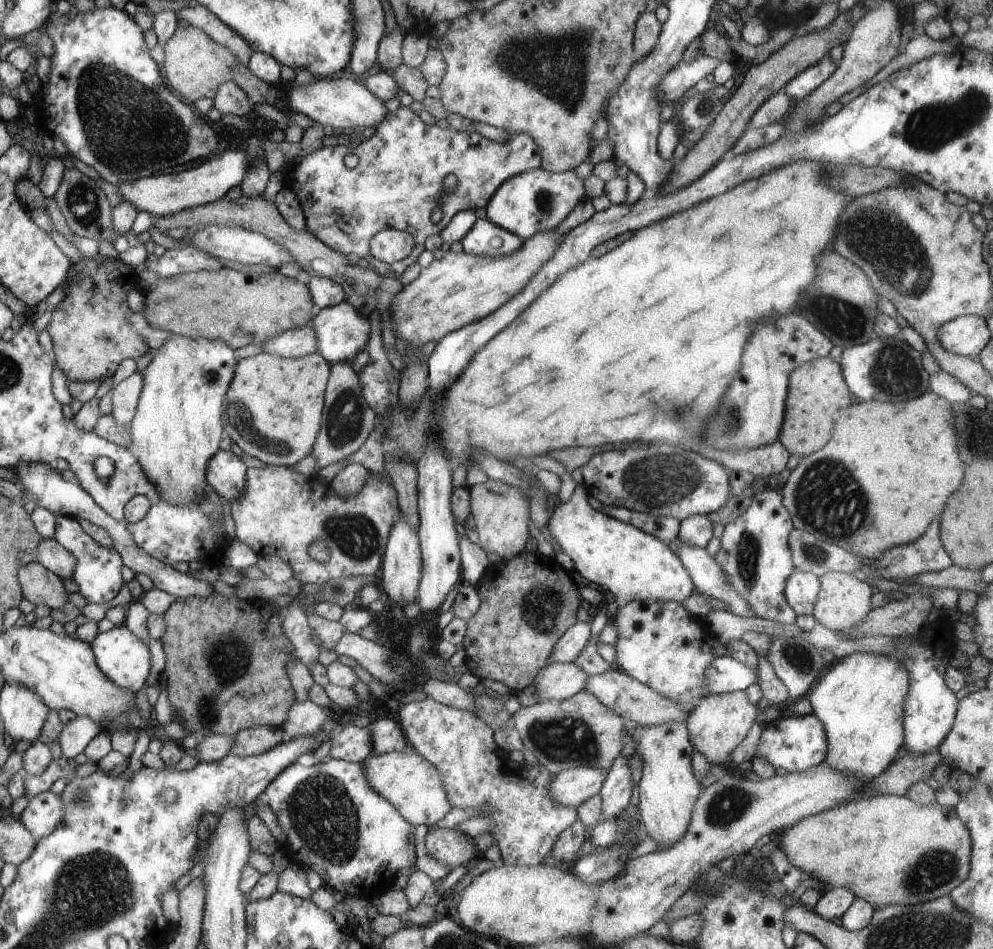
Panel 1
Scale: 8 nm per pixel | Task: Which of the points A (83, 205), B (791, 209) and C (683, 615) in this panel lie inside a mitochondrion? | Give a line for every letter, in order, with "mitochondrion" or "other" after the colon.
A: mitochondrion
B: other
C: other

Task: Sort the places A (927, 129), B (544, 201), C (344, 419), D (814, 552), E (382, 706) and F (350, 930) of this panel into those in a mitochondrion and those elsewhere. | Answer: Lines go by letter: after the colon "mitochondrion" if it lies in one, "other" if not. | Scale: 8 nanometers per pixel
A: mitochondrion
B: mitochondrion
C: mitochondrion
D: mitochondrion
E: other
F: other

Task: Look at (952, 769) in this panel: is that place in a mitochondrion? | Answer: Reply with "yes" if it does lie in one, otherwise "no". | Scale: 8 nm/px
no

